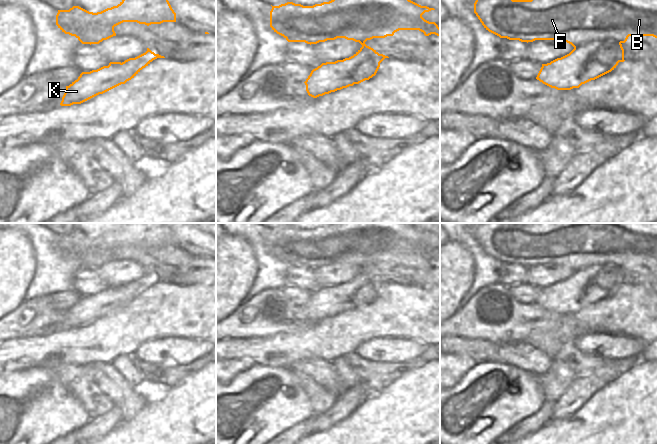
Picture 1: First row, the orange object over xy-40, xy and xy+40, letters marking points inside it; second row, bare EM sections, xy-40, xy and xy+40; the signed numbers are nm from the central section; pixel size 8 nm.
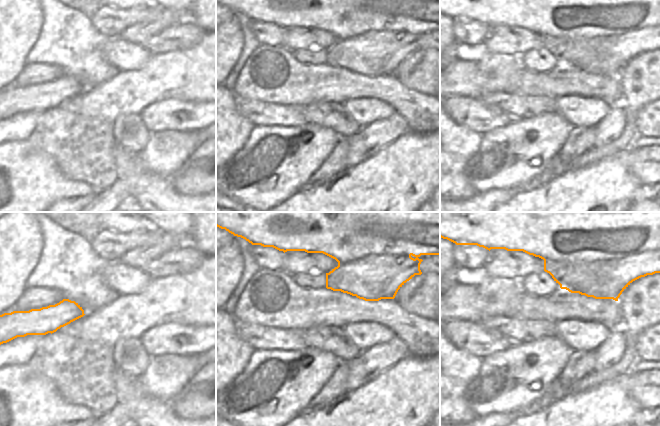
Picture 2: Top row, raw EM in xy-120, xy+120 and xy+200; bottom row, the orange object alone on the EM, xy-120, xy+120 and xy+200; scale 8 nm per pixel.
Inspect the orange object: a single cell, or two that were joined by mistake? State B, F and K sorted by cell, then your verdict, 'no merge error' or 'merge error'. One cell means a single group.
B F / K; merge error

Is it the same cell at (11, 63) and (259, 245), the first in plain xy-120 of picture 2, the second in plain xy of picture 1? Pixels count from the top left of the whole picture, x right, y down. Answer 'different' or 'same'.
different

